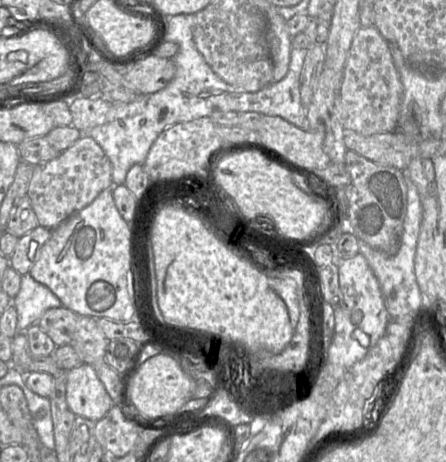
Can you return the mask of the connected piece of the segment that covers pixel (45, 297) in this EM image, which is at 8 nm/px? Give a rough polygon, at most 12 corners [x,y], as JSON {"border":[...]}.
{"border":[[27,273],[12,299],[17,331],[25,332],[46,310],[62,303]]}

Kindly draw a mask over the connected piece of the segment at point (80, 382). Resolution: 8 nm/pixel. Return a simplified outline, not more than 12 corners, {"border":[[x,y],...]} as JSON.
{"border":[[94,367],[66,372],[66,402],[95,422],[114,406]]}

